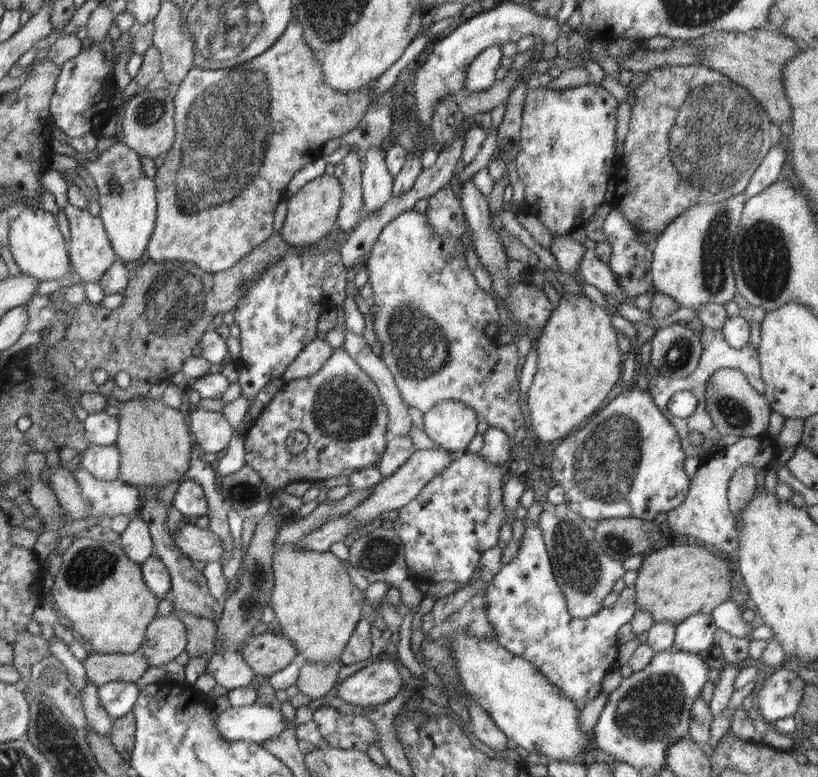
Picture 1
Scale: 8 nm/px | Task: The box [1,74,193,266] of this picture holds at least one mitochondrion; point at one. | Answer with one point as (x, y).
(144, 116)

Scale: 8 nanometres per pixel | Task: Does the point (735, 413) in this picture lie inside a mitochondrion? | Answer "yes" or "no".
yes

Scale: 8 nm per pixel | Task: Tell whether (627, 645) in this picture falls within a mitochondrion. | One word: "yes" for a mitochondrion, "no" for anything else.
no

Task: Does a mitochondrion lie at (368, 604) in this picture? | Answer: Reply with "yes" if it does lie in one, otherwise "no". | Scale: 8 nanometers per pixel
no

